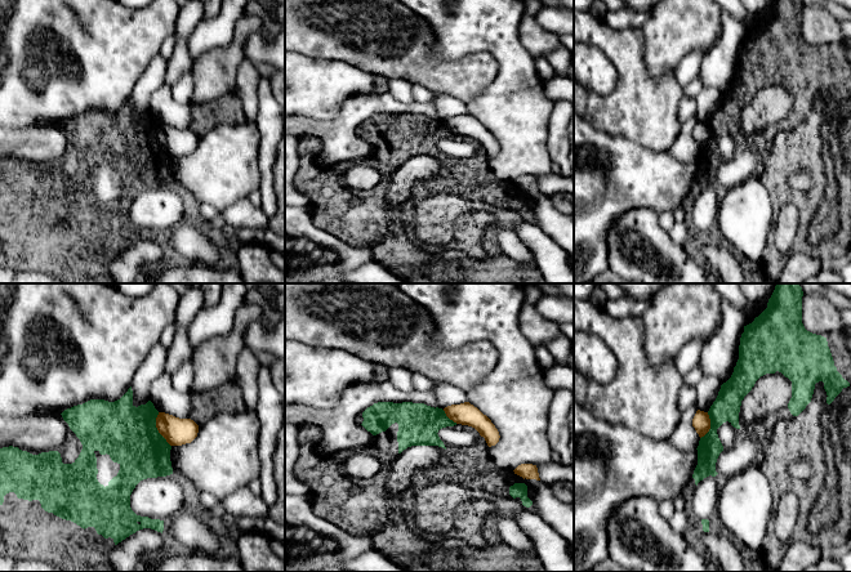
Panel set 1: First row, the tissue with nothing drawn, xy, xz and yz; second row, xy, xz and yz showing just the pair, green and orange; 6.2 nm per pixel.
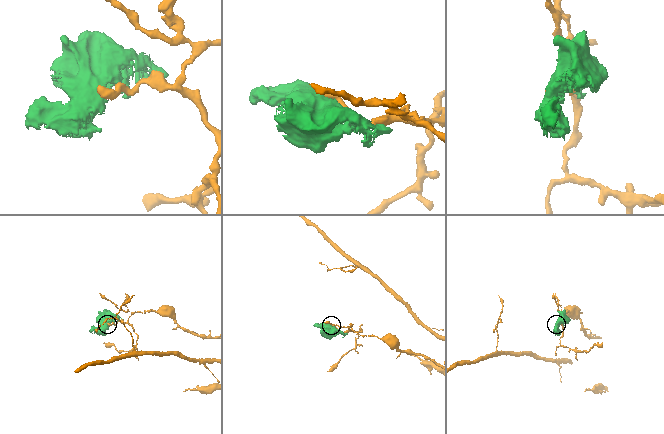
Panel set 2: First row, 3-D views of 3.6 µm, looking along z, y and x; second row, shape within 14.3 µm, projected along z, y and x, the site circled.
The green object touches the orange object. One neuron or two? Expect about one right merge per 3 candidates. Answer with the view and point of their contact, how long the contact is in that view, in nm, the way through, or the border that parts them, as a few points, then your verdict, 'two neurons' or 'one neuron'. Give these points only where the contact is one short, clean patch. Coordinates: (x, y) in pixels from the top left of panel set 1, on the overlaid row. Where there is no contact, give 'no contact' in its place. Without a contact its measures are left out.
meets green in xy at (156, 429); contact 240 nm long; two neurons

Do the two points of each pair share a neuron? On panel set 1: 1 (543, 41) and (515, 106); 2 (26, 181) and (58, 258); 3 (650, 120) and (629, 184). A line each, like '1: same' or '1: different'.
1: different
2: same
3: different

